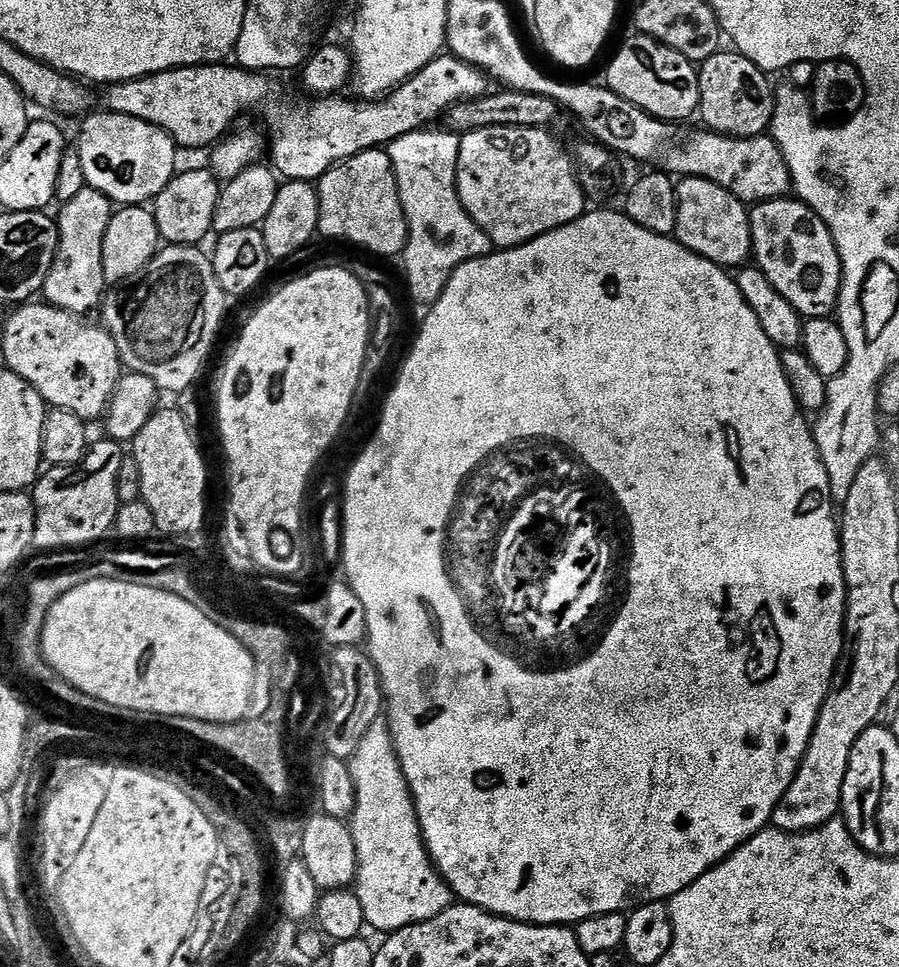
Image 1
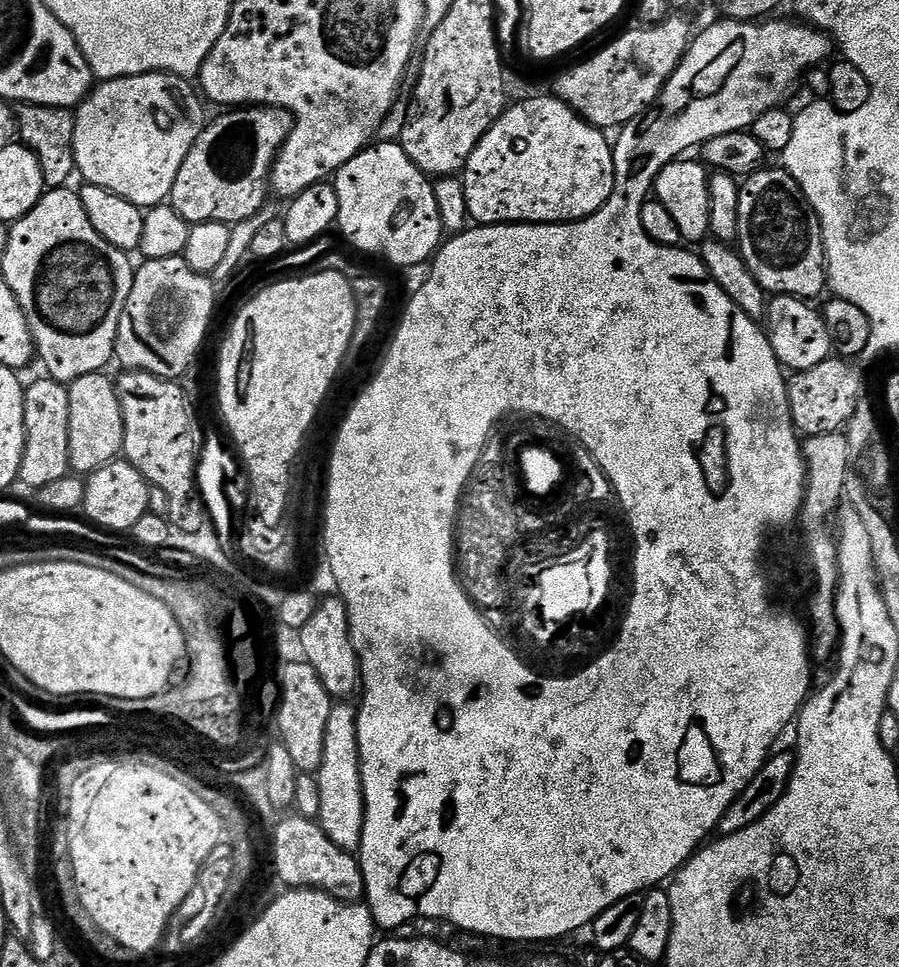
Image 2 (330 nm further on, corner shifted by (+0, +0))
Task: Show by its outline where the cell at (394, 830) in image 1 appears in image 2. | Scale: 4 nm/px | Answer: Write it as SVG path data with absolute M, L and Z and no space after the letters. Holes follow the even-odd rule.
M333 703L330 722L326 722L322 766L316 776L318 790L322 790L322 810L318 817L320 829L328 835L330 842L334 842L334 846L350 853L355 853L359 849L360 835L364 829L364 787L360 781L356 713L357 709L351 703Z

